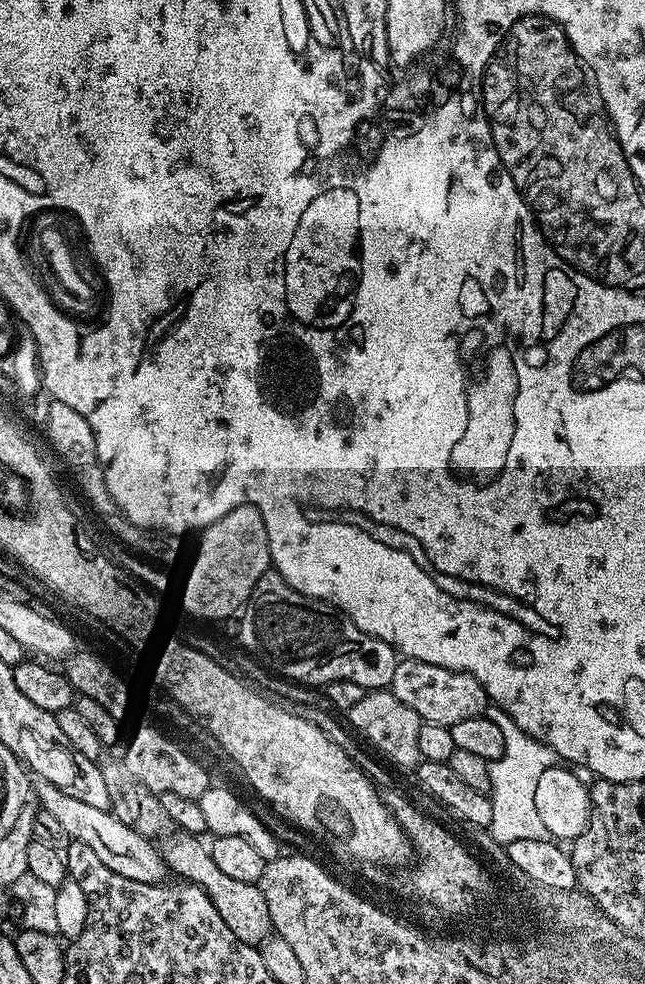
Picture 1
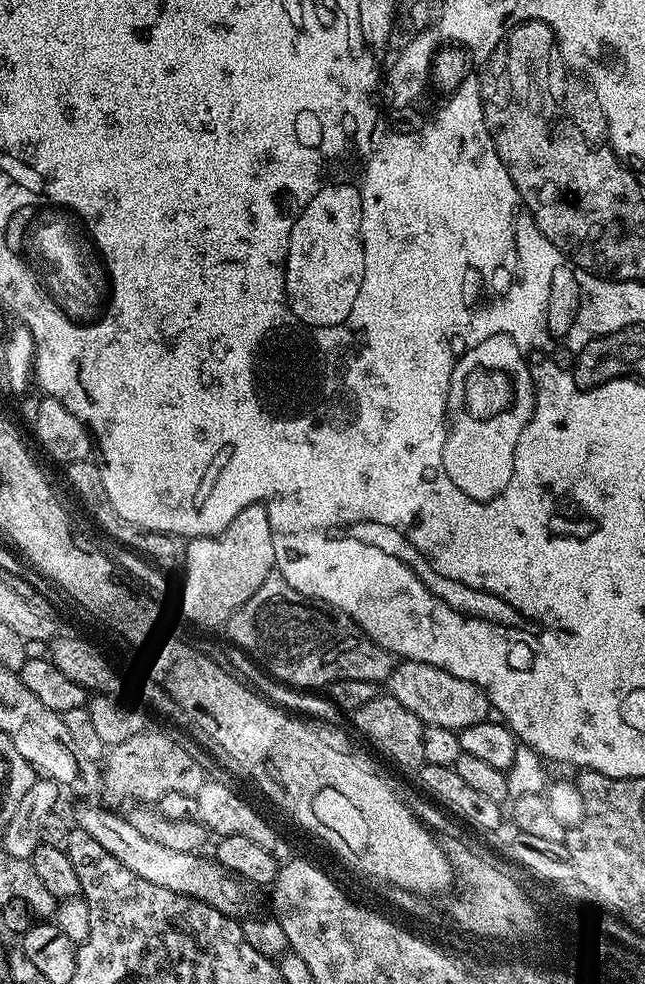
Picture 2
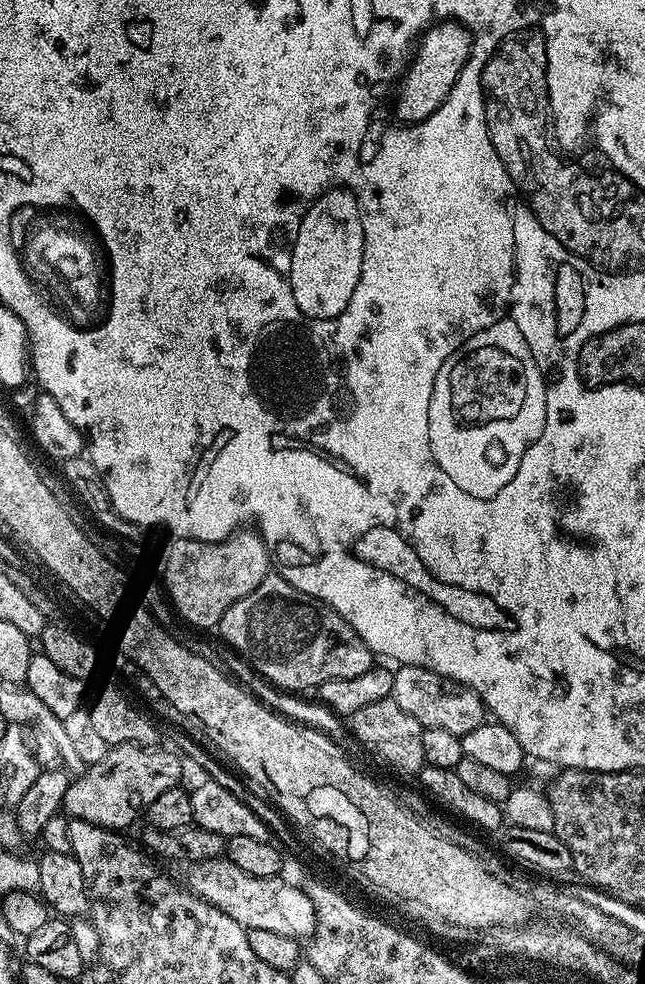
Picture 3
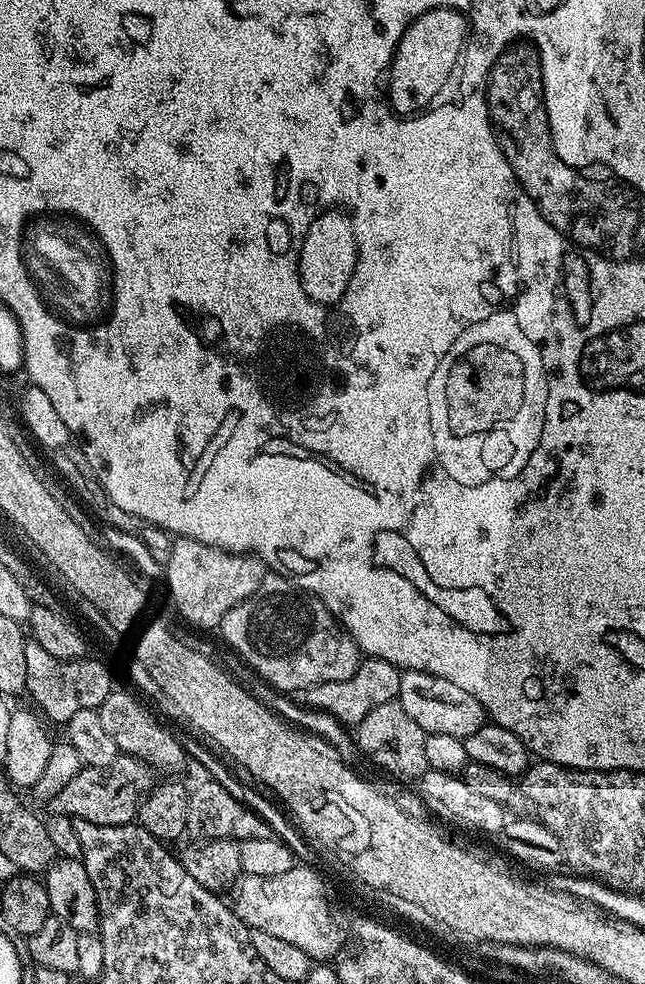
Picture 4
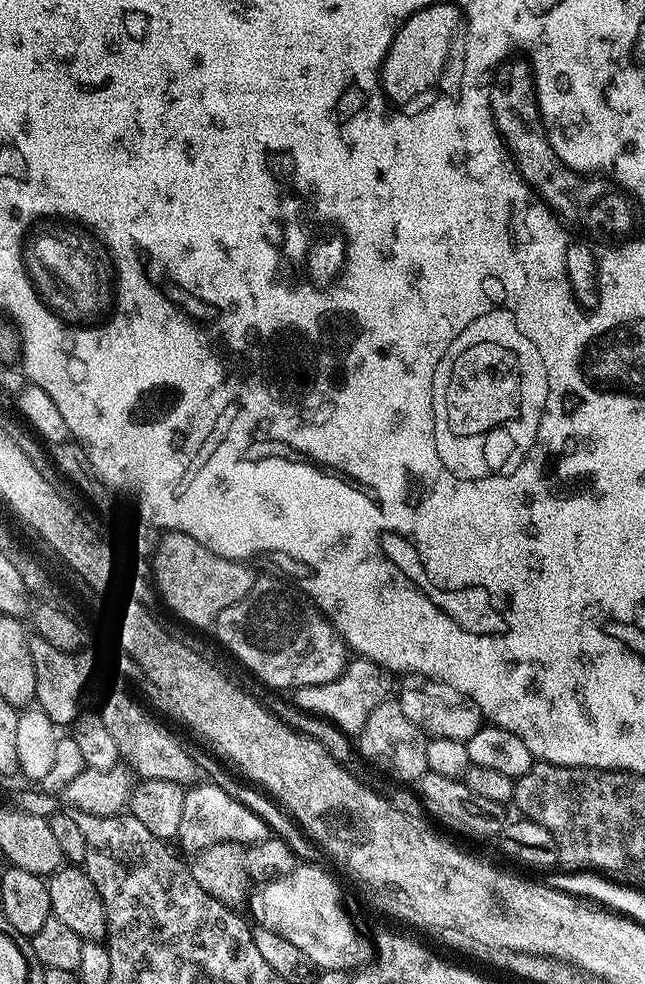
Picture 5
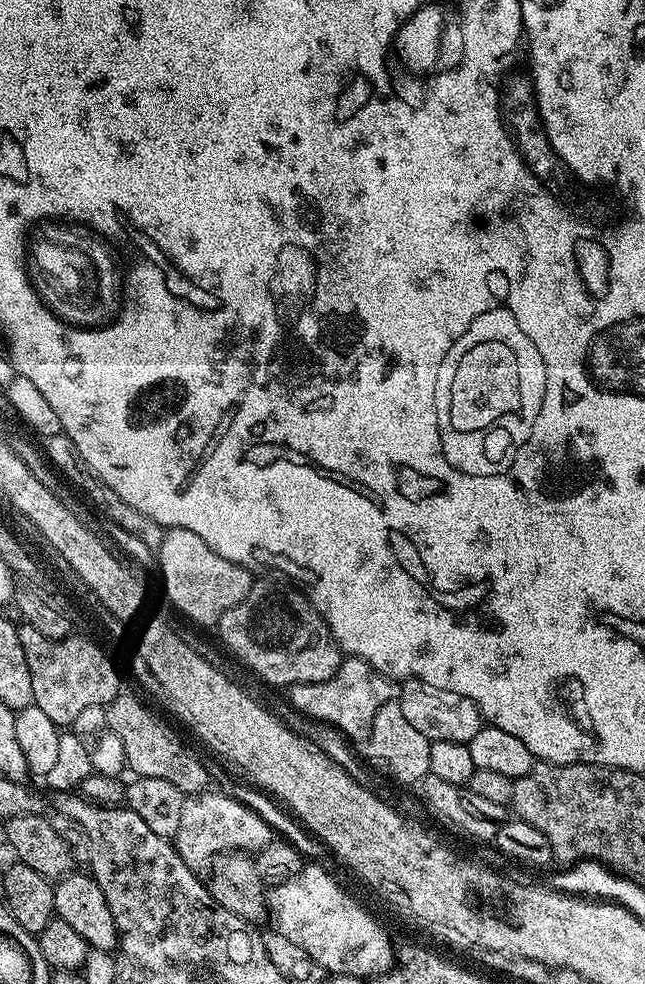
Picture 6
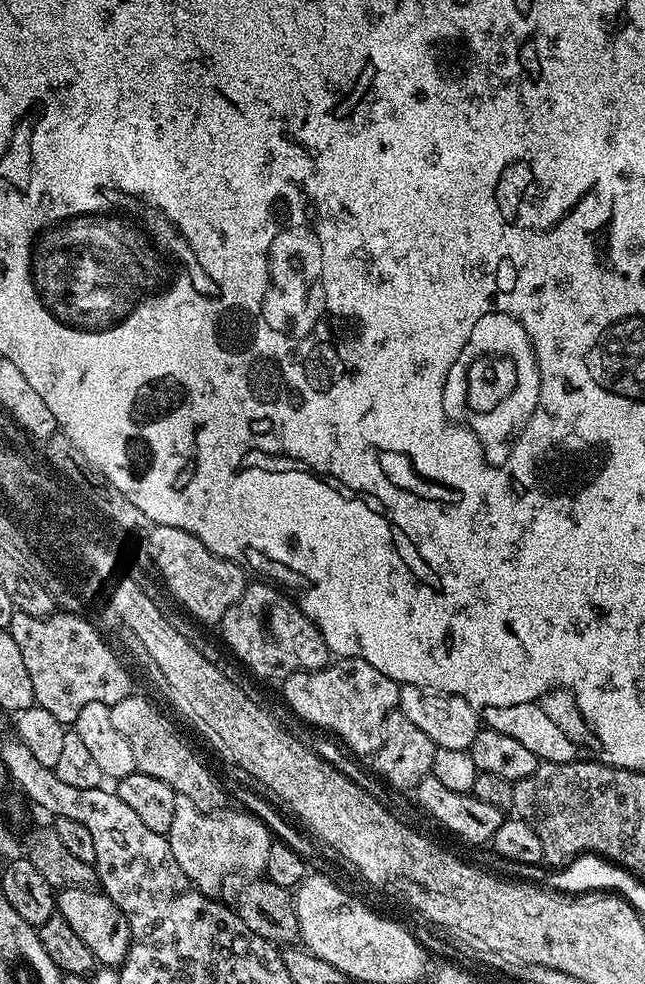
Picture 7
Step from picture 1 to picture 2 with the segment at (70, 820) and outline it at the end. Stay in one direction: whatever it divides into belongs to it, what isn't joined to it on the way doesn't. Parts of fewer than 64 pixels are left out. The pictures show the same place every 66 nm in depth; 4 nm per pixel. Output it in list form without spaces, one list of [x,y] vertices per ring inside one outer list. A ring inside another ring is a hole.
[[[88,802],[76,812],[75,827],[86,830],[102,850],[106,850],[126,870],[138,874],[140,878],[146,878],[154,886],[162,886],[166,890],[174,890],[174,894],[189,896],[195,900],[203,900],[205,904],[218,910],[222,914],[236,918],[241,914],[240,907],[244,904],[244,892],[241,881],[238,880],[231,872],[227,872],[221,864],[217,864],[215,859],[204,857],[204,854],[191,852],[182,854],[178,850],[170,850],[167,846],[161,846],[155,842],[150,842],[139,830],[134,830],[130,826],[127,815],[117,814],[107,807],[91,808]]]

